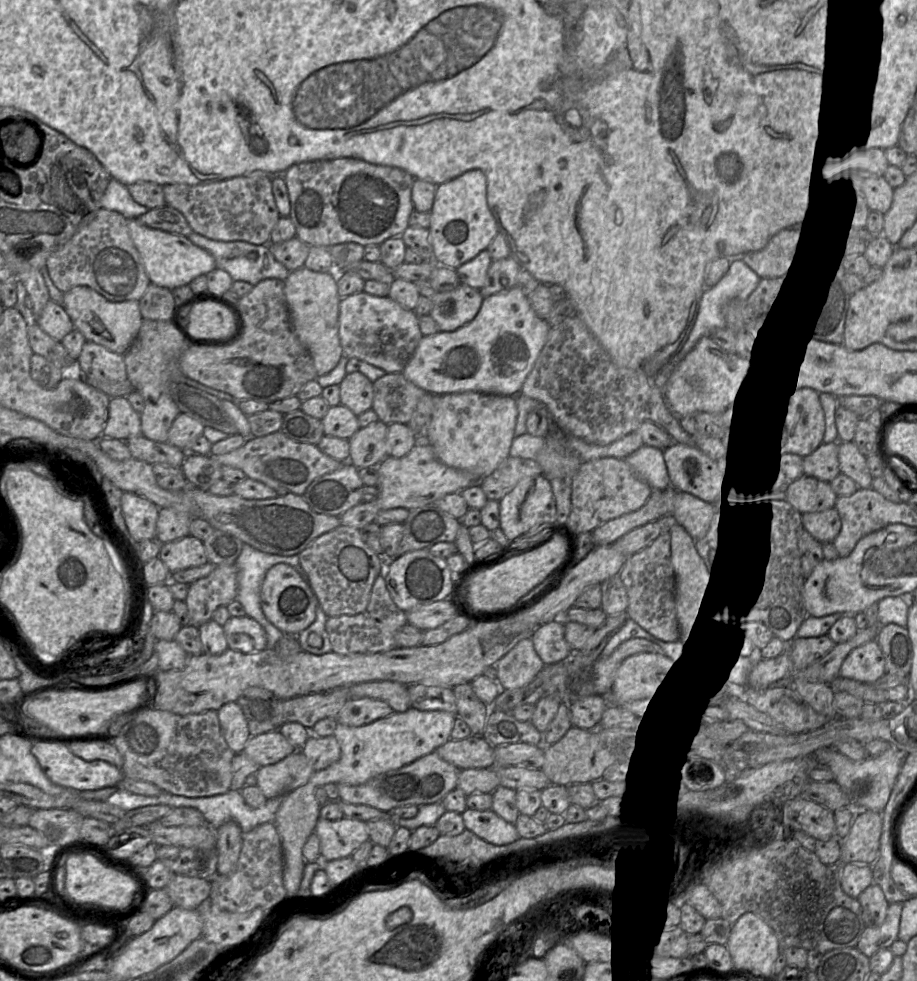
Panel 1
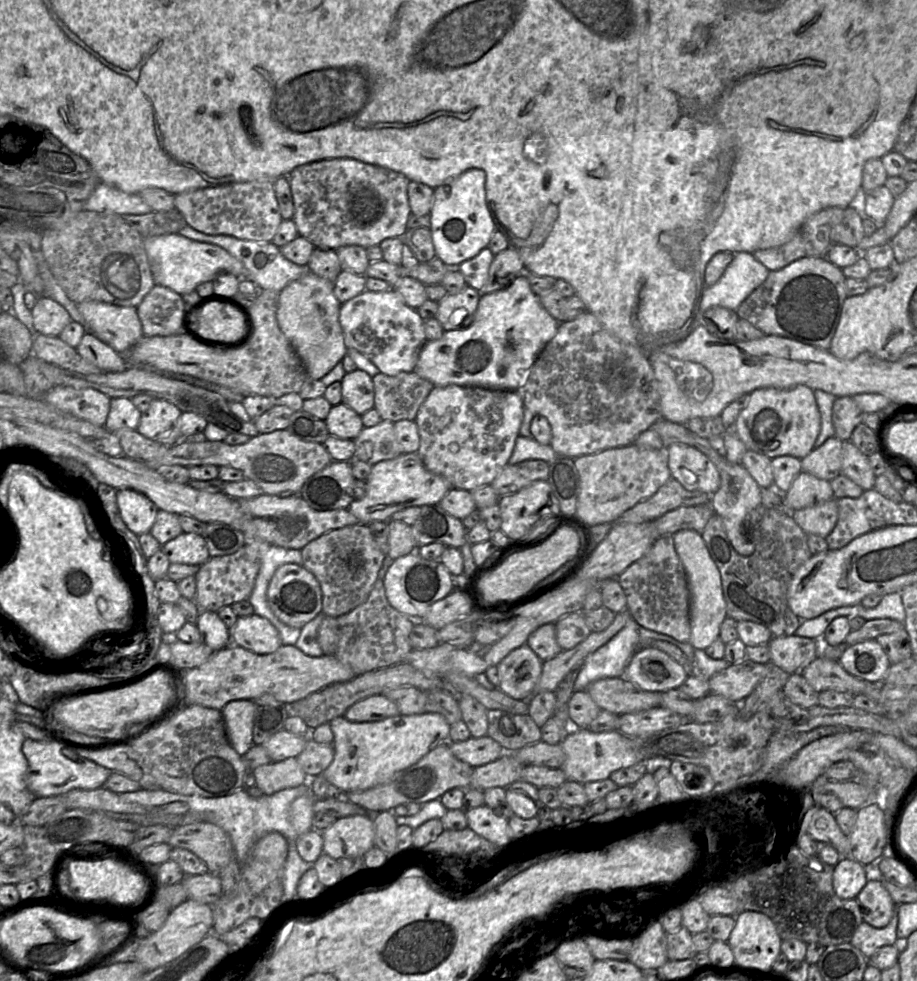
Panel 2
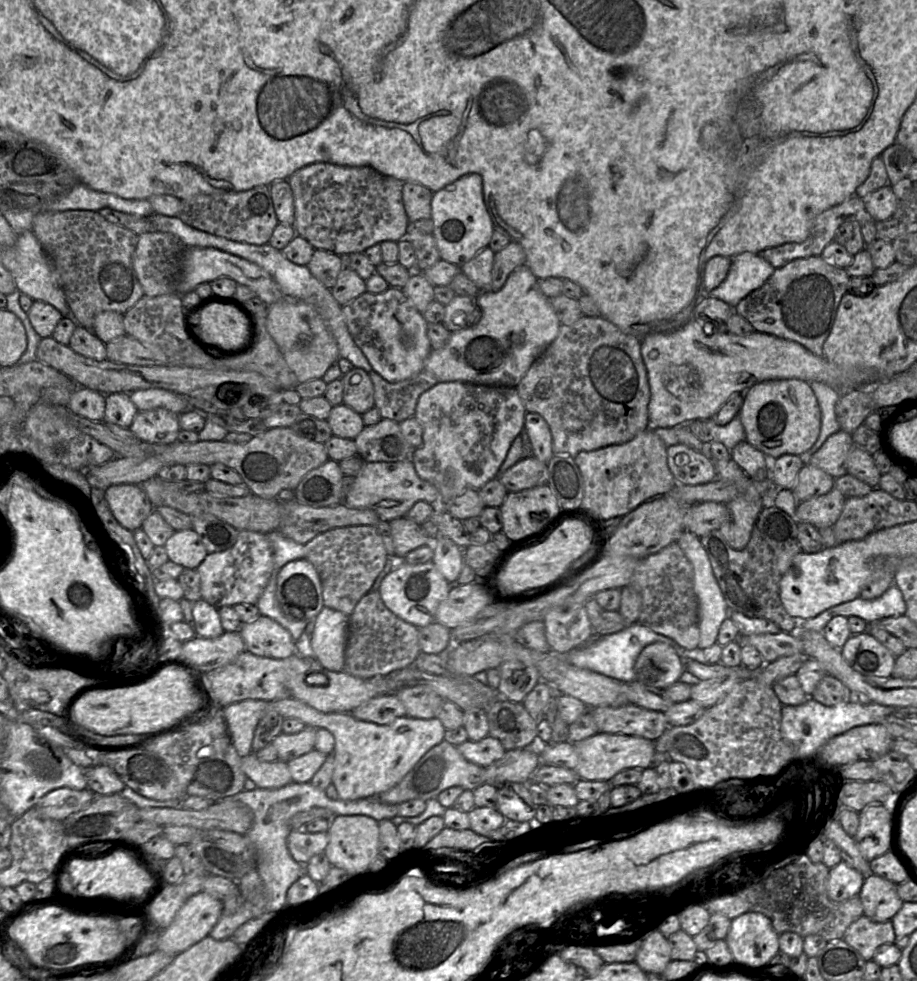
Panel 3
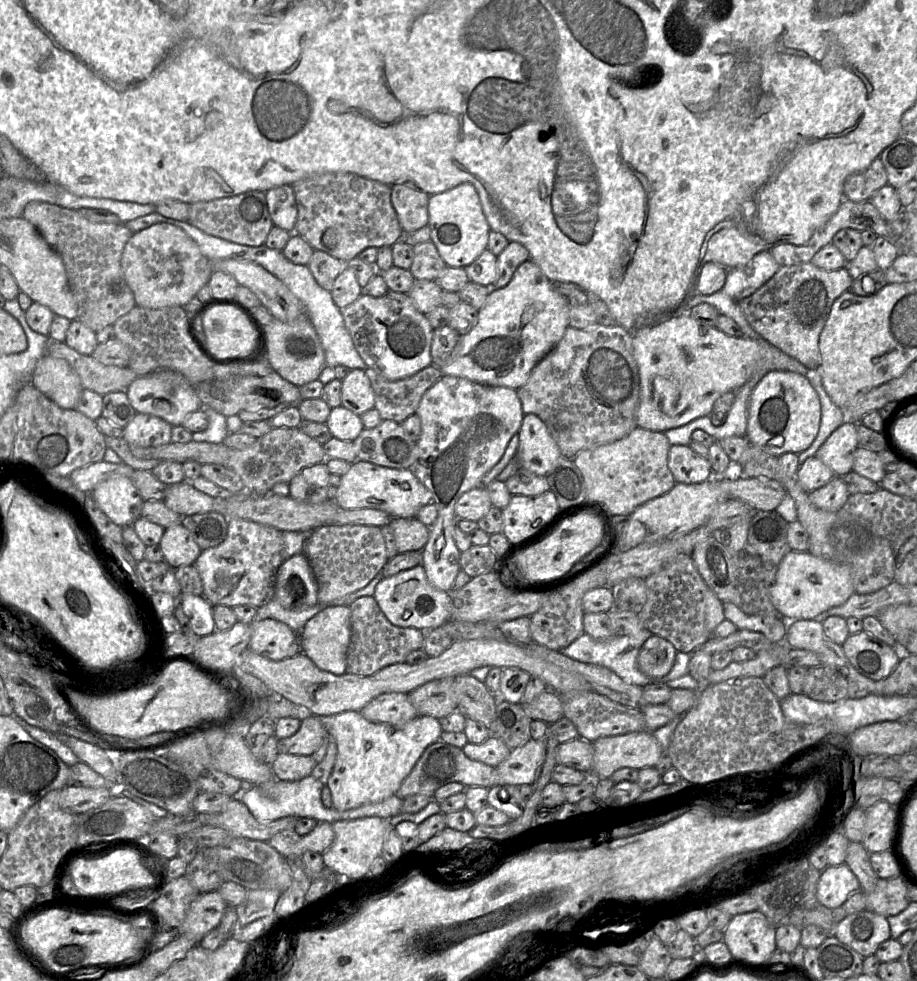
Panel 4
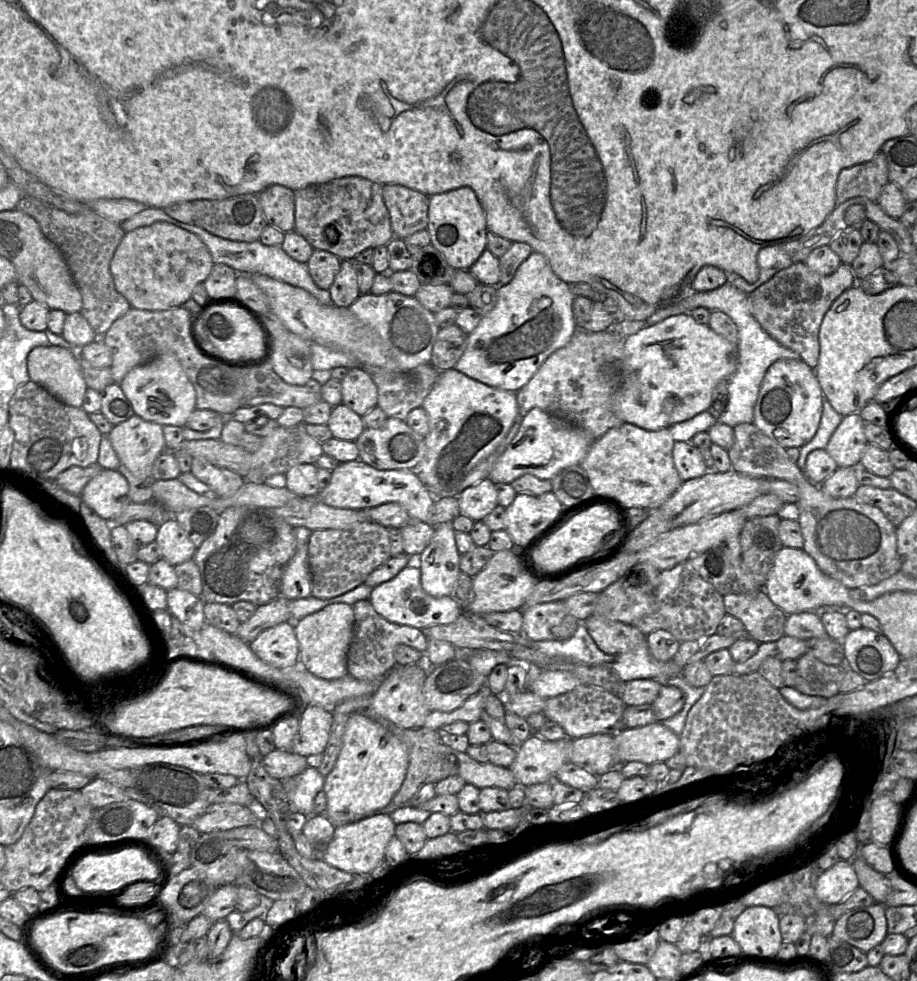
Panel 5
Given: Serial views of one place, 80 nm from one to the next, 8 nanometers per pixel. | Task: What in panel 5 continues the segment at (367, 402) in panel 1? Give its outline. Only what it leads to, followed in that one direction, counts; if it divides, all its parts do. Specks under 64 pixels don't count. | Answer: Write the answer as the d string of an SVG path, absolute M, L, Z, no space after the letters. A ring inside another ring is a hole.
M363 368L349 369L341 387L342 403L358 415L363 416L377 405L377 387Z

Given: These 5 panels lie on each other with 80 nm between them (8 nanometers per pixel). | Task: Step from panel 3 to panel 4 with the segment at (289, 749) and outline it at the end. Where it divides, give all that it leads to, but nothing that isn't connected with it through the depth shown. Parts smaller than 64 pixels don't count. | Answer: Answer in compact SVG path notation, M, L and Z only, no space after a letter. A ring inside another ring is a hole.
M306 715L301 720L298 731L291 737L278 740L279 753L312 756L321 746L328 733L321 719Z

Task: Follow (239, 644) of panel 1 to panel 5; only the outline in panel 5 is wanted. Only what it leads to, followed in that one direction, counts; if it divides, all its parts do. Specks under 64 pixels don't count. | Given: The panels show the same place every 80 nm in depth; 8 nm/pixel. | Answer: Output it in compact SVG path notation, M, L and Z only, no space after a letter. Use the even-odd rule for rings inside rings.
M293 621L265 629L249 646L257 657L277 668L293 667L299 661L299 643Z

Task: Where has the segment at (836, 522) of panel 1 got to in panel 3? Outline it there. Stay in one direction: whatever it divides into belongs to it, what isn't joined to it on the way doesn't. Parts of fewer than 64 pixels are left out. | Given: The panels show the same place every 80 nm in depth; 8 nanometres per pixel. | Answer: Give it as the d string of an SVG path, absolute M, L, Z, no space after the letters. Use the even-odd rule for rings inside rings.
M834 488L827 494L810 498L798 504L796 520L817 529L830 528L838 521L847 497Z

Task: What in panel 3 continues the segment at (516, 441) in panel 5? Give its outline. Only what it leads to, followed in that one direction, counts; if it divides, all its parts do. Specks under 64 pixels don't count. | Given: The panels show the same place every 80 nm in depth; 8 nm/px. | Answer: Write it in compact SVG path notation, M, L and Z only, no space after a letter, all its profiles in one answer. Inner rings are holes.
M527 412L524 419L524 430L530 441L532 456L548 463L554 454L551 431L545 419L538 413Z

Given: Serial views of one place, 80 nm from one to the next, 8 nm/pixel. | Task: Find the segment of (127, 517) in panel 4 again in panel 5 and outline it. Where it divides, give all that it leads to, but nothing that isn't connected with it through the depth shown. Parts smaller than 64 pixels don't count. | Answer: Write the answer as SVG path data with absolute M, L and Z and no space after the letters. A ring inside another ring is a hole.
M102 469L82 490L82 502L107 521L117 518L132 503L129 484L118 470Z

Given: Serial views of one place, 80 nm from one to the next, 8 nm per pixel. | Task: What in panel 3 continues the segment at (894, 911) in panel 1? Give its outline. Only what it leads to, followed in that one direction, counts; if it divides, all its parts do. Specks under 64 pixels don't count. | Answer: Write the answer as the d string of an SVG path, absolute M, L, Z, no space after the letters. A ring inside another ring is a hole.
M862 915L847 928L843 940L856 949L867 962L873 960L879 946L895 943L896 936L891 920L874 922Z

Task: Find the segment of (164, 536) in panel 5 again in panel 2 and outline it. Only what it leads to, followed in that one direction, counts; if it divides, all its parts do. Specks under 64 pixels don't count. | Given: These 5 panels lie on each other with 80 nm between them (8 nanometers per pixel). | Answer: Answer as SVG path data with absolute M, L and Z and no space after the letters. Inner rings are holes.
M181 533L162 545L162 551L170 563L201 566L210 558L205 539L197 533Z

